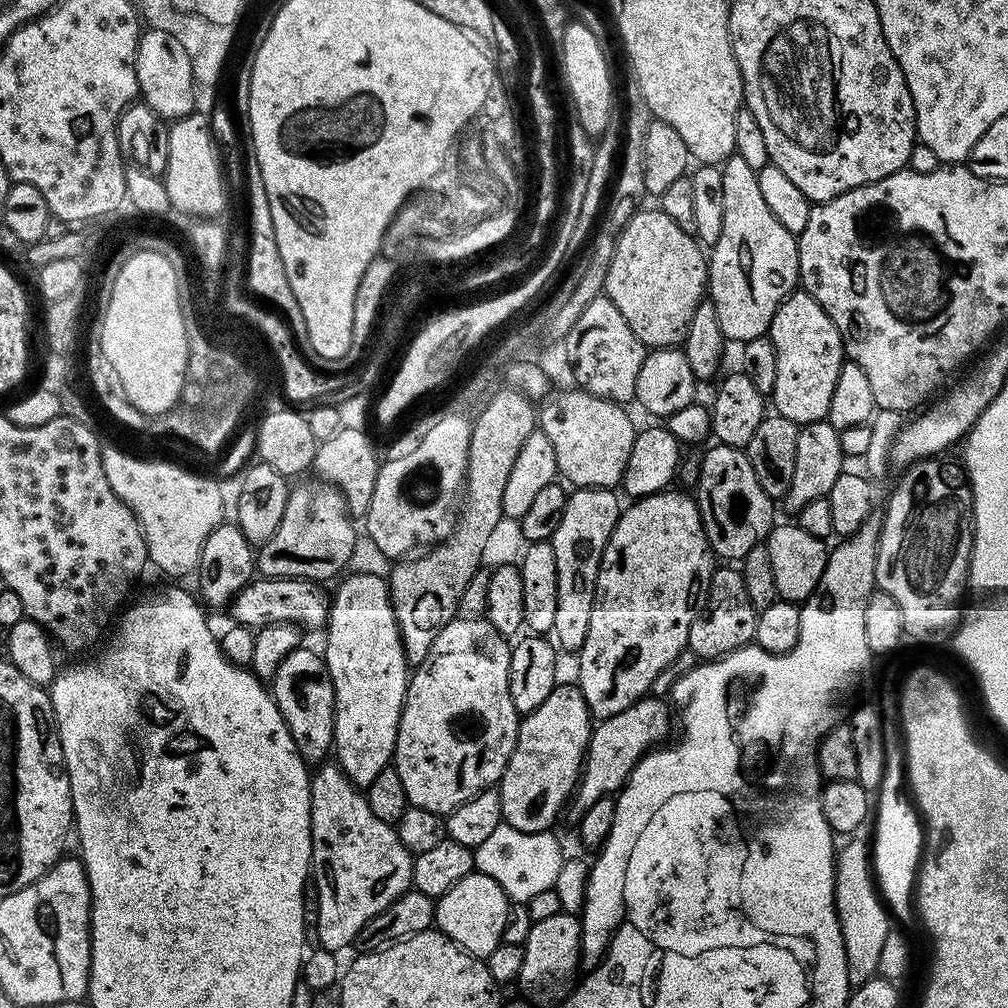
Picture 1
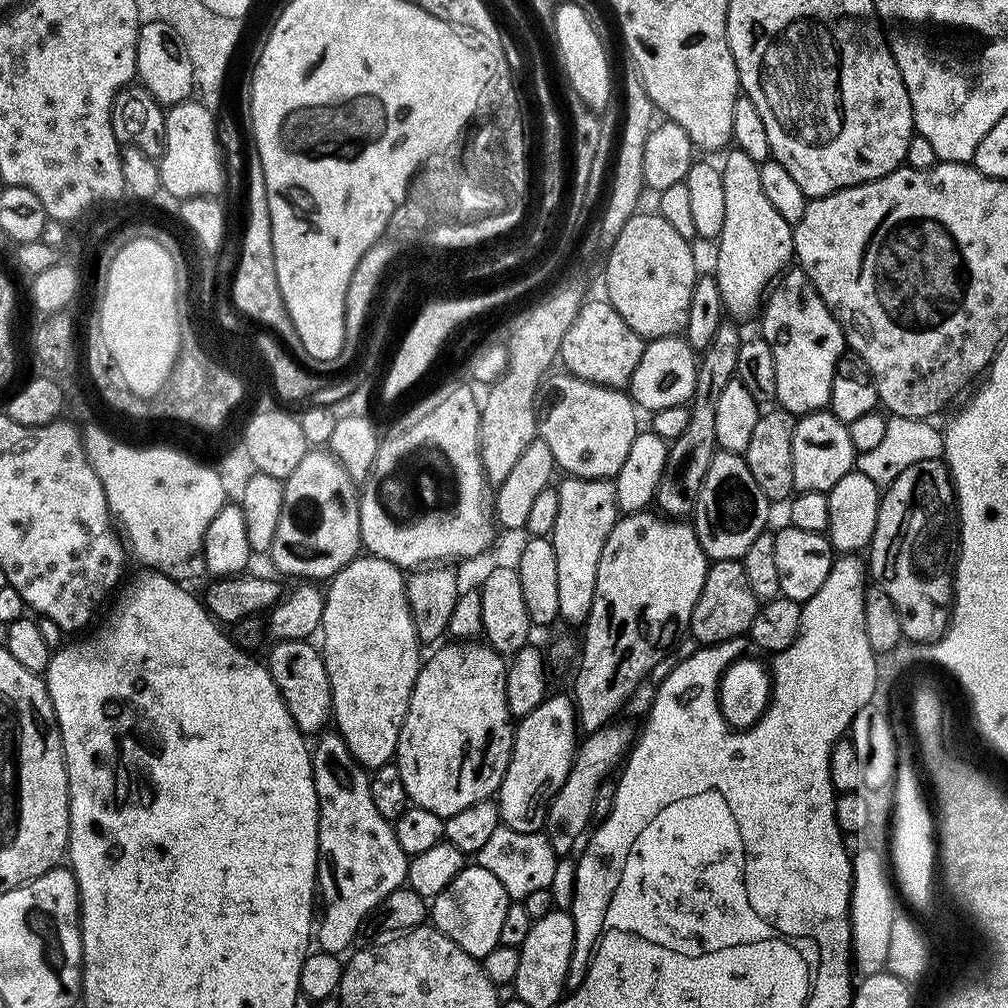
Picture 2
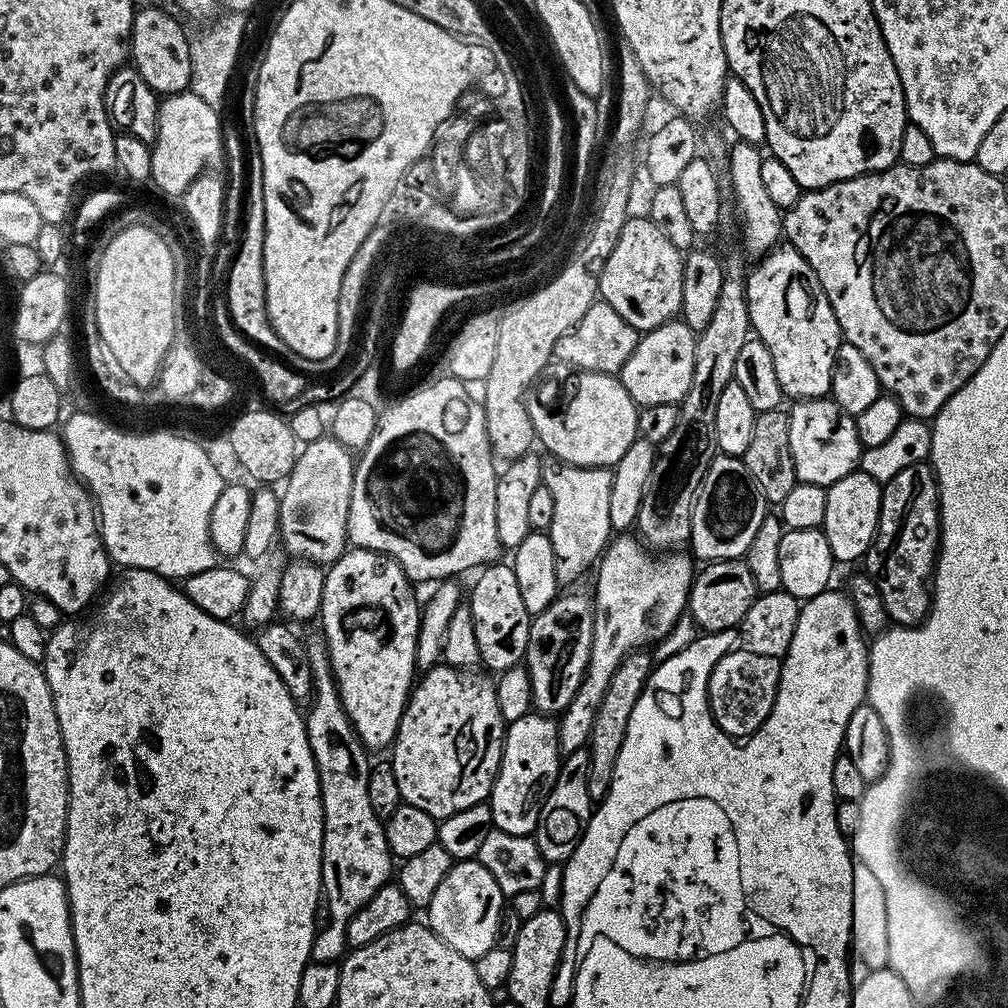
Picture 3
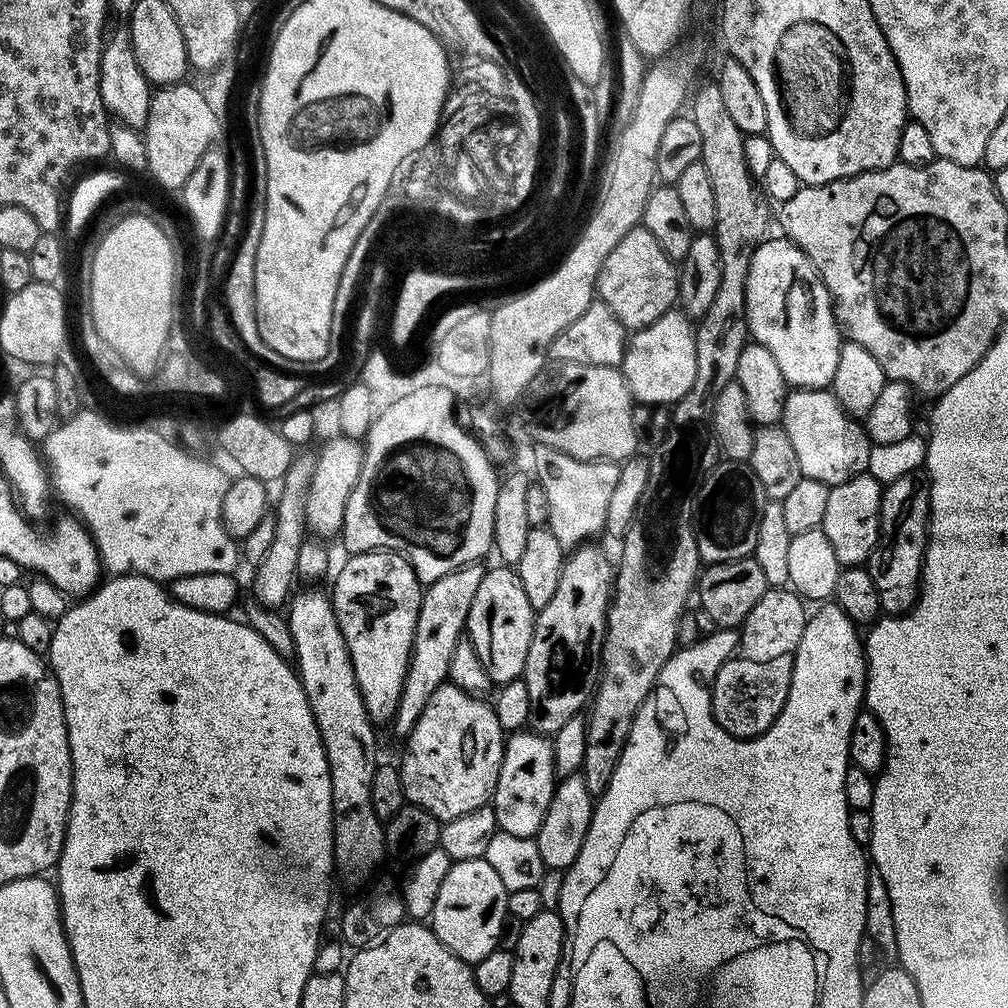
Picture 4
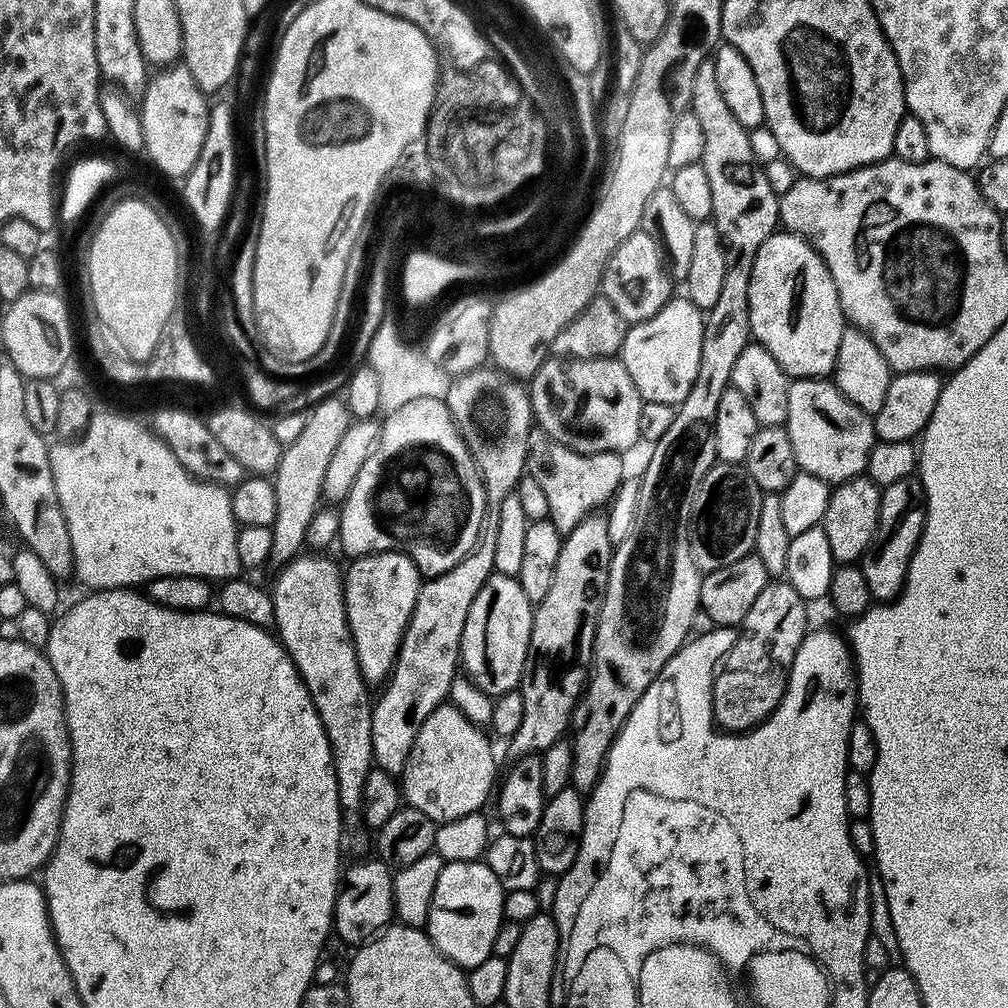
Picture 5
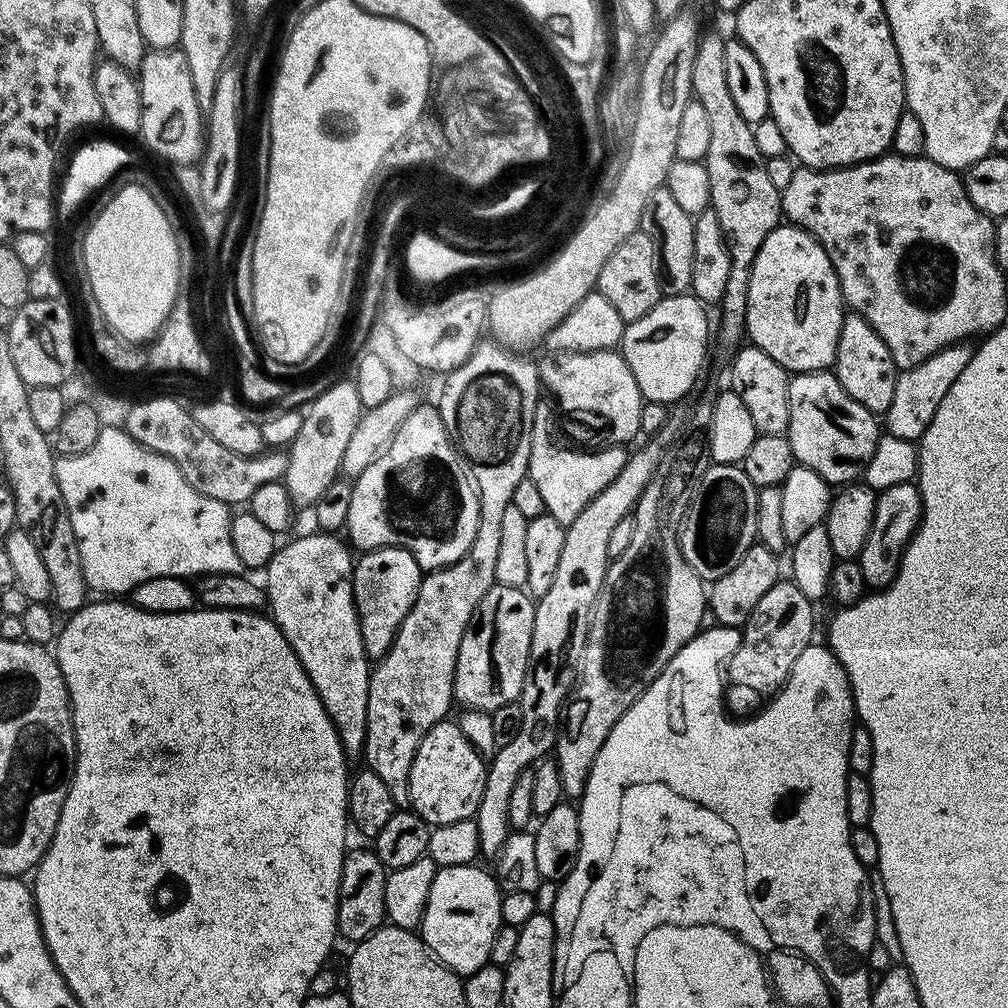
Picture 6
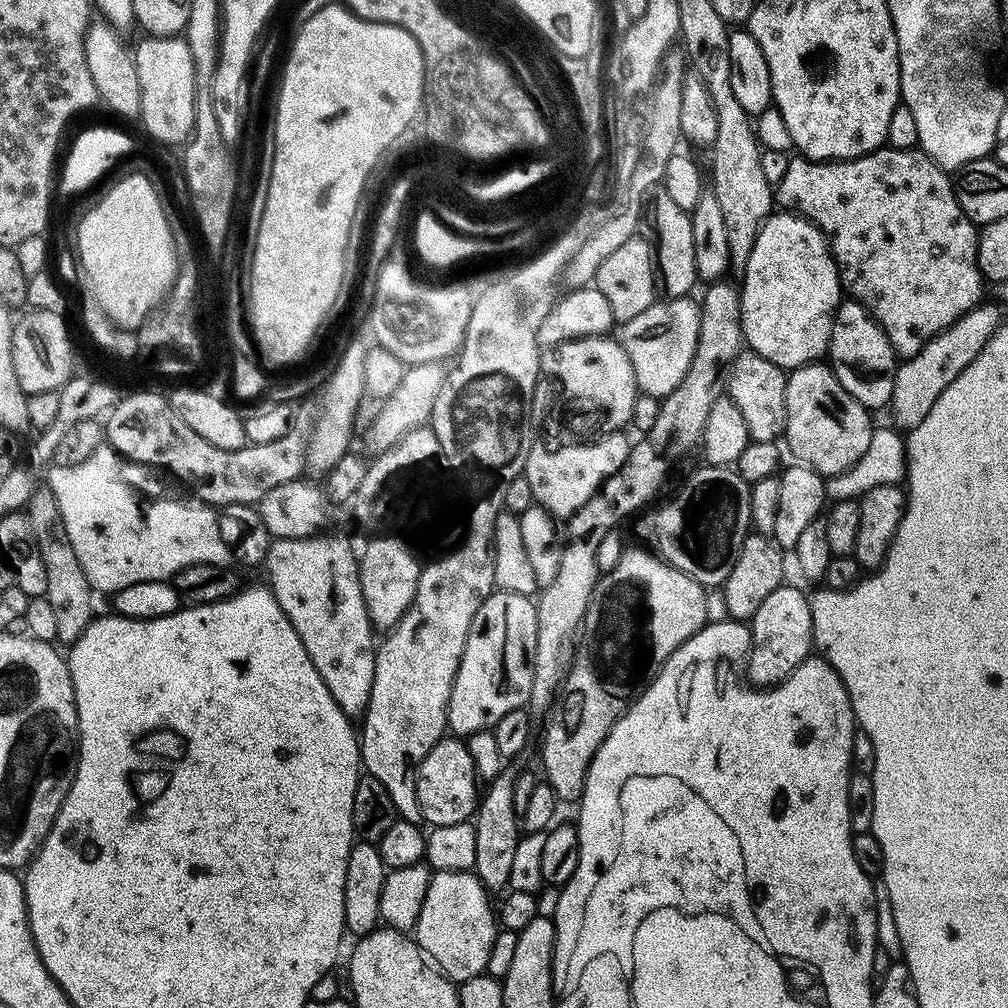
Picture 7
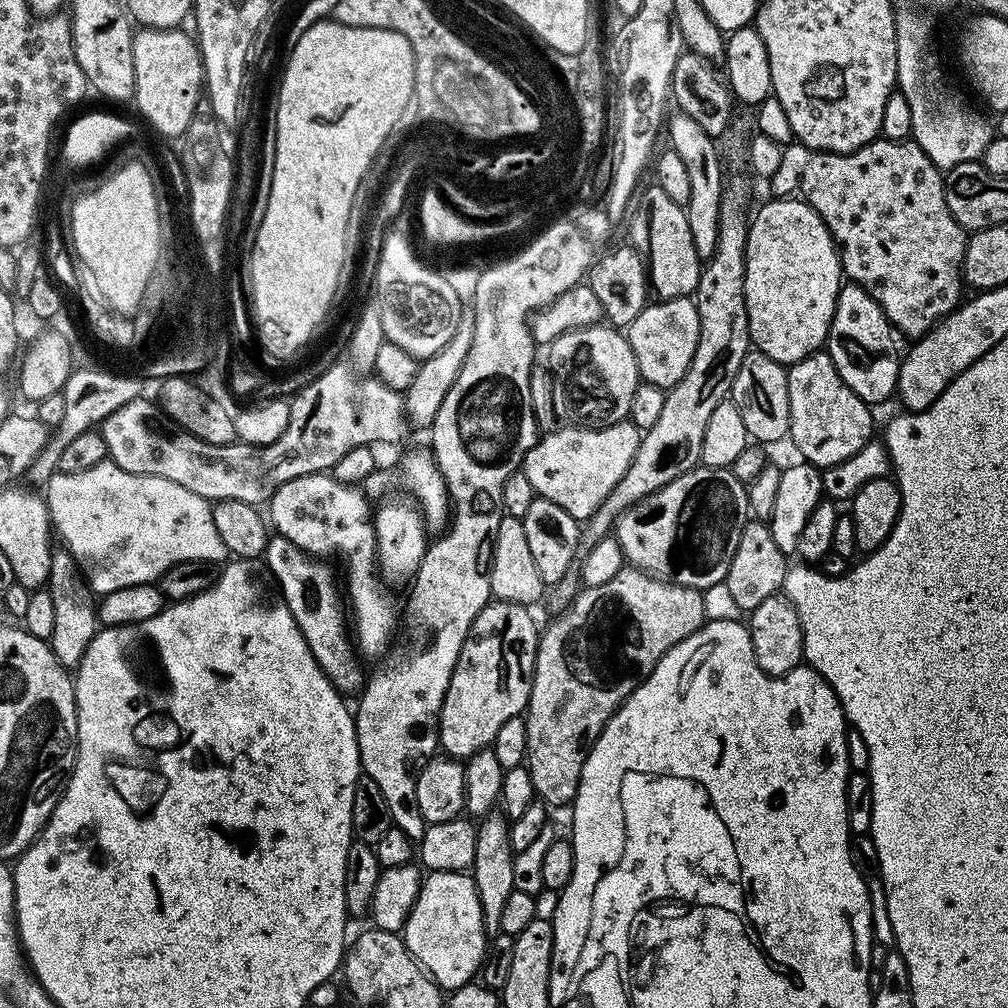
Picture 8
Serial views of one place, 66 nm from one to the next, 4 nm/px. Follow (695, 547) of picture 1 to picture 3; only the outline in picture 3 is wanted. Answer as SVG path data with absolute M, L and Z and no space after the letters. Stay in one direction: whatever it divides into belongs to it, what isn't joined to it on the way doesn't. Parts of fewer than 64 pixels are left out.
M620 534L615 537L609 543L608 547L604 549L603 556L598 561L598 567L595 569L596 572L596 592L594 591L594 607L592 610L592 617L594 618L594 638L592 639L592 653L590 654L590 662L588 663L588 669L584 675L584 681L582 686L578 686L578 694L574 694L574 702L570 702L570 706L565 712L559 717L558 727L560 730L560 750L561 753L567 754L570 752L579 752L587 745L588 736L592 732L592 723L596 717L596 708L600 705L601 698L606 694L606 690L610 686L610 680L614 678L614 674L618 670L618 666L623 662L625 656L637 651L645 649L654 640L660 640L676 623L680 620L680 615L685 615L688 607L688 596L692 592L692 582L694 579L694 560L691 555L685 554L685 556L676 556L680 554L664 554L668 556L655 556L655 551L649 550L635 535L632 534Z

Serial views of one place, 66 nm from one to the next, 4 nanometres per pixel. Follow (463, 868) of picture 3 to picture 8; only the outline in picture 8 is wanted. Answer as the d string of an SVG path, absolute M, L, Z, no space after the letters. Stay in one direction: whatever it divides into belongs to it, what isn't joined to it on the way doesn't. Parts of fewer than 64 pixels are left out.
M429 871L423 877L418 902L410 910L410 918L403 930L404 945L410 954L420 963L420 967L444 990L455 990L464 984L473 983L472 976L481 971L486 955L486 937L484 934L482 906L479 904L478 890L471 875L463 871L435 872Z

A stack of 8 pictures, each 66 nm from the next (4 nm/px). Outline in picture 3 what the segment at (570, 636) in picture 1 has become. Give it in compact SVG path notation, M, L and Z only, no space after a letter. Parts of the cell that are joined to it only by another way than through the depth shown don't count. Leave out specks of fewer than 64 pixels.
M548 462L544 464L542 482L554 494L554 522L550 522L547 533L554 546L558 582L562 586L572 586L588 567L591 569L599 561L613 539L610 522L612 473L606 468L579 468L573 464Z

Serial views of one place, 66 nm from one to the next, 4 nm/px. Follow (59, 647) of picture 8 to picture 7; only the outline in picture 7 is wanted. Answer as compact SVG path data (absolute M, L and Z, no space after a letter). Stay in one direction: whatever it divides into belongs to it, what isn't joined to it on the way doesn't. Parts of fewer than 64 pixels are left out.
M37 487L36 492L26 505L26 515L33 528L42 560L44 560L48 581L45 596L50 602L50 606L53 607L53 615L55 615L56 640L59 643L71 644L93 619L92 599L94 599L94 593L92 587L86 579L86 574L82 571L78 554L75 553L74 546L71 545L70 536L66 531L65 523L62 522L58 502L54 498L51 488Z

